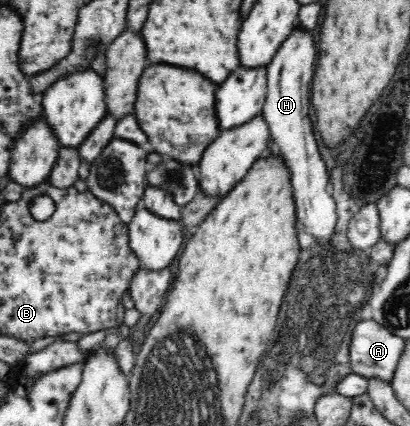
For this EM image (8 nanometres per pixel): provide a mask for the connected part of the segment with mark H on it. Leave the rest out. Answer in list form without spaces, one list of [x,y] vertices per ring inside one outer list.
[[[294,28],[267,68],[267,94],[262,115],[268,124],[271,139],[276,141],[285,164],[291,173],[297,219],[306,233],[314,236],[314,242],[327,244],[337,226],[337,205],[328,192],[328,168],[318,151],[318,143],[312,137],[312,125],[308,121],[310,111],[310,85],[316,63],[316,41],[310,32]]]

